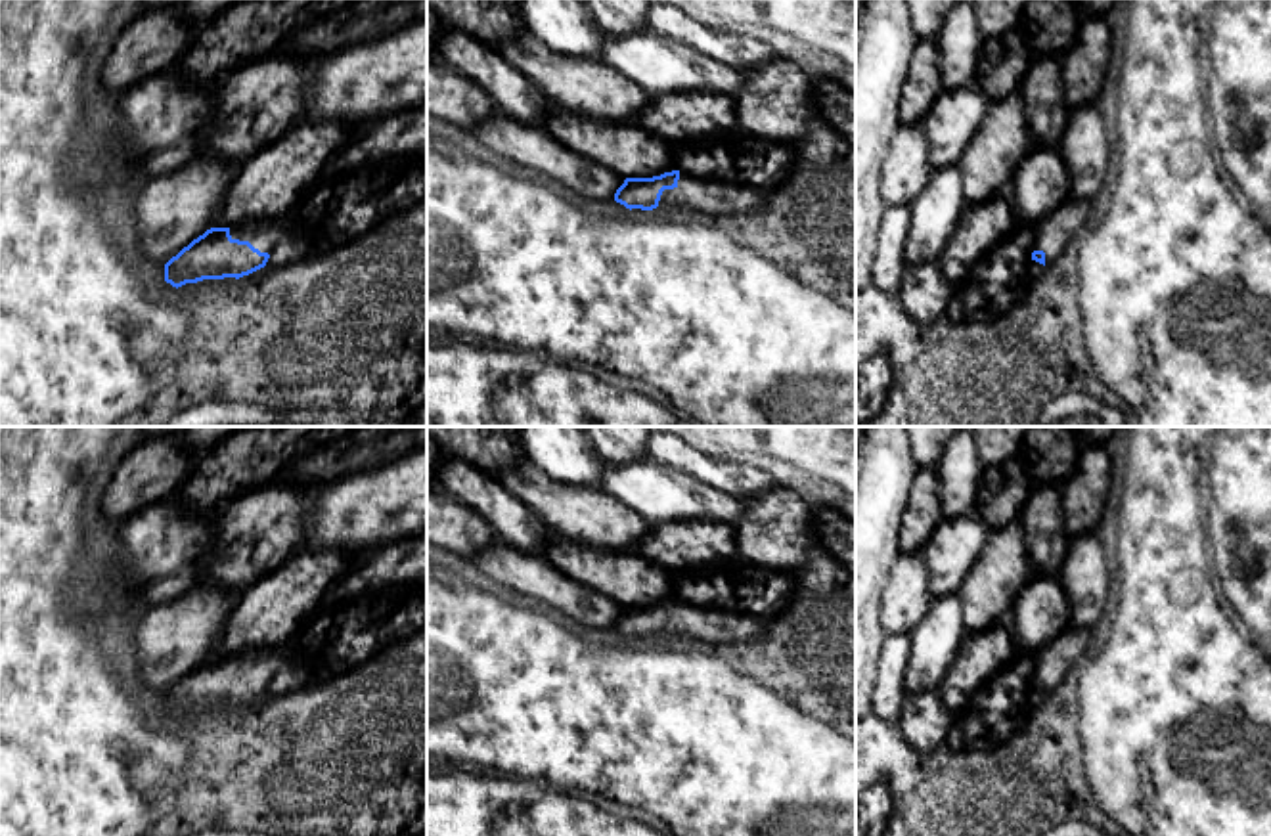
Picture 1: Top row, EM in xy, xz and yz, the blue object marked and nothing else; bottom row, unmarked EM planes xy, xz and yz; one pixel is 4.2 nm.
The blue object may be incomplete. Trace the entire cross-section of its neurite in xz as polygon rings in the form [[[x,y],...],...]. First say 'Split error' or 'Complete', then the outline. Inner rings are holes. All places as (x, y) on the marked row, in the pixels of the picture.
Split error. [[[680,170],[653,178],[626,178],[616,189],[614,201],[630,210],[678,207],[702,214],[754,214],[764,207],[764,195],[758,189],[727,182],[712,184],[704,178],[695,178]]]

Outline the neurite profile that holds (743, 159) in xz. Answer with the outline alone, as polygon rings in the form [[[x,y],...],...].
[[[747,132],[689,142],[676,149],[680,172],[758,191],[779,186],[792,163],[794,155],[789,143]]]

